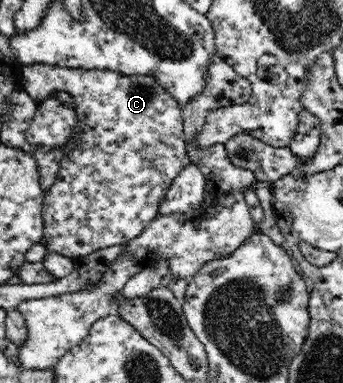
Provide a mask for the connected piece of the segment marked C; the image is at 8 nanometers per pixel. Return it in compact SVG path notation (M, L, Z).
M44 63L22 66L22 85L24 90L33 99L33 106L38 106L40 101L46 98L49 93L59 90L69 94L73 99L73 107L77 114L77 123L75 132L71 135L67 144L63 146L64 159L60 163L59 172L55 183L45 191L44 205L42 207L42 218L44 219L43 245L49 252L57 252L65 257L73 259L83 259L86 255L111 246L121 246L129 243L132 239L138 237L146 229L150 221L159 217L158 213L162 207L162 201L166 198L167 191L170 189L171 182L178 178L181 171L187 166L186 157L187 141L186 129L183 123L181 104L177 98L167 90L166 86L161 84L161 80L155 75L123 75L113 68L91 69L72 69L51 66Z

